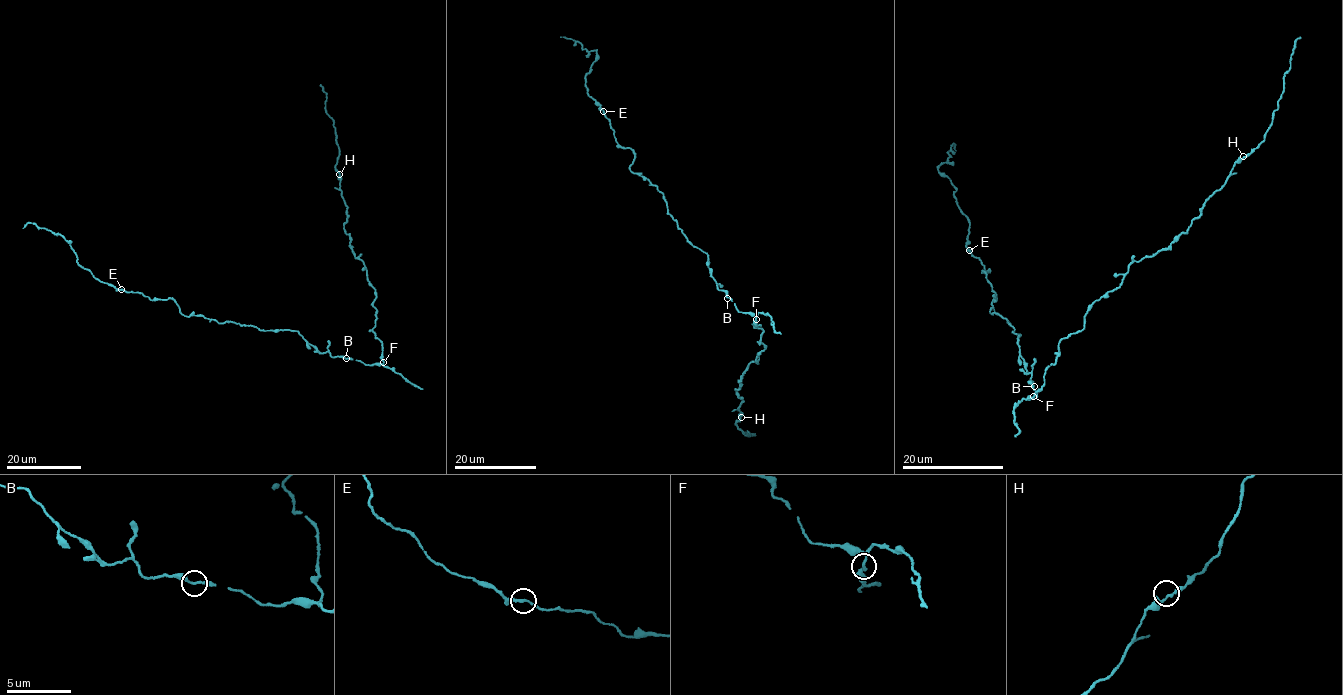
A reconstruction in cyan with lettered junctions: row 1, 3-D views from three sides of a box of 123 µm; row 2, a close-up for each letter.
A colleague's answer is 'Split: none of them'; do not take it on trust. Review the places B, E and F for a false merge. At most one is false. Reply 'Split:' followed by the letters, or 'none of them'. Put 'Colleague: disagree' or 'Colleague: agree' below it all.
Split: none of them
Colleague: agree

